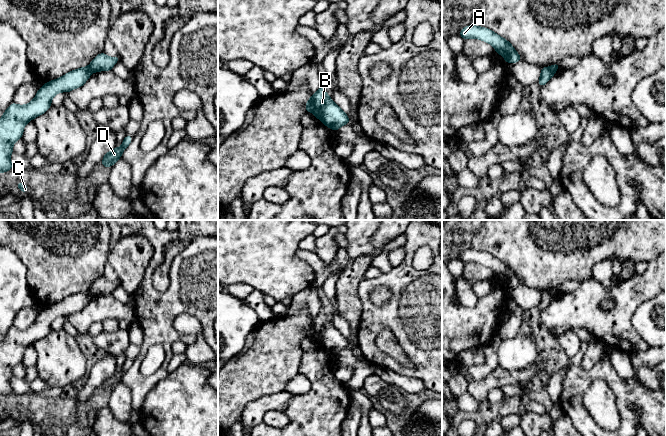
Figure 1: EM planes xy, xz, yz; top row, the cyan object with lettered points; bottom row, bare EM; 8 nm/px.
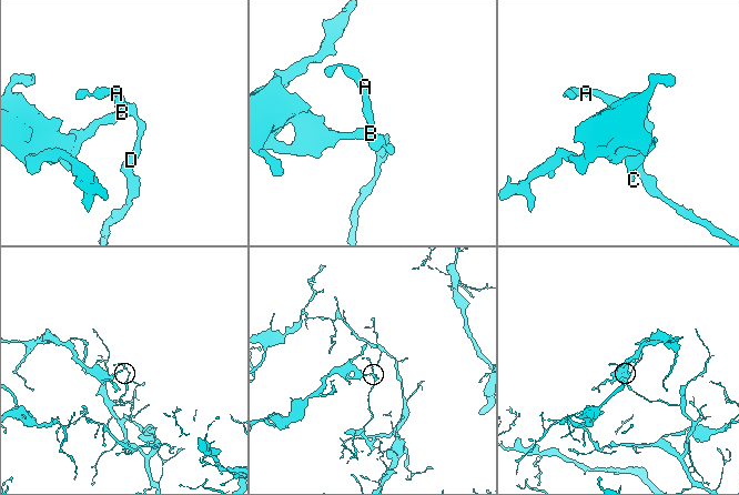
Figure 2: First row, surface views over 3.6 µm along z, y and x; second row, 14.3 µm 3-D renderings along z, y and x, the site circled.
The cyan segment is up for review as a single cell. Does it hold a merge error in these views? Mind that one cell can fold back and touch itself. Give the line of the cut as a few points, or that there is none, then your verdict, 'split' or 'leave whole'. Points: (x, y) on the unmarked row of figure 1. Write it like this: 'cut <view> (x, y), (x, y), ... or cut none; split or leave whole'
cut xz (312, 320), (312, 332), (310, 335); split

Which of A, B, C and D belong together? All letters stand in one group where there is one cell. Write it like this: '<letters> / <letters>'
A B D / C

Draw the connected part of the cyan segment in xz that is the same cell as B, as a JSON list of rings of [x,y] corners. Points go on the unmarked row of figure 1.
[[[322,306],[320,312],[312,321],[313,329],[311,336],[325,350],[336,356],[341,350],[350,347],[348,339],[345,338],[340,331],[332,325],[332,322],[327,319]]]

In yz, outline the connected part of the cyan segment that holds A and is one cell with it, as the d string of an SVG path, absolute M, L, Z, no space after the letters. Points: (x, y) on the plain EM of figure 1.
M471 248L467 251L462 252L459 259L464 264L469 262L476 262L490 267L494 271L495 276L499 277L508 288L522 284L521 280L516 276L510 266L488 252Z

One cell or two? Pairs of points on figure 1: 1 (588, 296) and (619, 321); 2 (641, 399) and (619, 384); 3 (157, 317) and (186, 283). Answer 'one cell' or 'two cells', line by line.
1: one cell
2: one cell
3: one cell

